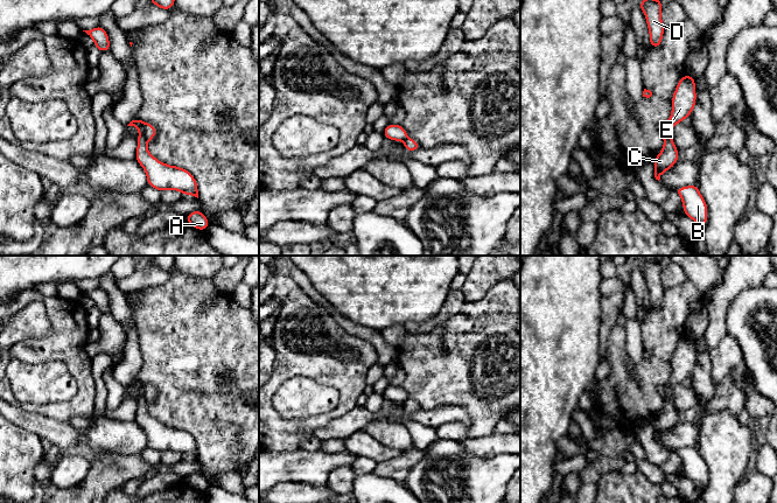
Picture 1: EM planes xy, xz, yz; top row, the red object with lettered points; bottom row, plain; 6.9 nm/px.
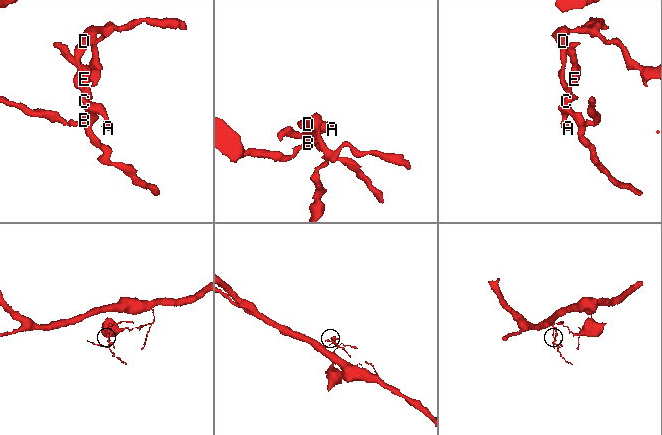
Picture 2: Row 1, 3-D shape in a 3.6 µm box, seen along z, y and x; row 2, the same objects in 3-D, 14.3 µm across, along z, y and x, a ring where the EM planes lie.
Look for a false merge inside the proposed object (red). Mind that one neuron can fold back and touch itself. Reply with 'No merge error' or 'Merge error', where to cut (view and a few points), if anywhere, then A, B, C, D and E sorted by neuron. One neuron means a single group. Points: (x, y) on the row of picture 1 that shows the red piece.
Merge error. Split along yz (663, 124), (665, 137), (672, 142). Groups: A B C D / E

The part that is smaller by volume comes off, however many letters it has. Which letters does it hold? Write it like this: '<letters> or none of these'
E

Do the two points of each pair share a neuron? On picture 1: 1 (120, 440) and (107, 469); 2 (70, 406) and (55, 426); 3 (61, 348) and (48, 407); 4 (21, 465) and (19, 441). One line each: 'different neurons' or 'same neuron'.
1: different neurons
2: different neurons
3: same neuron
4: same neuron

